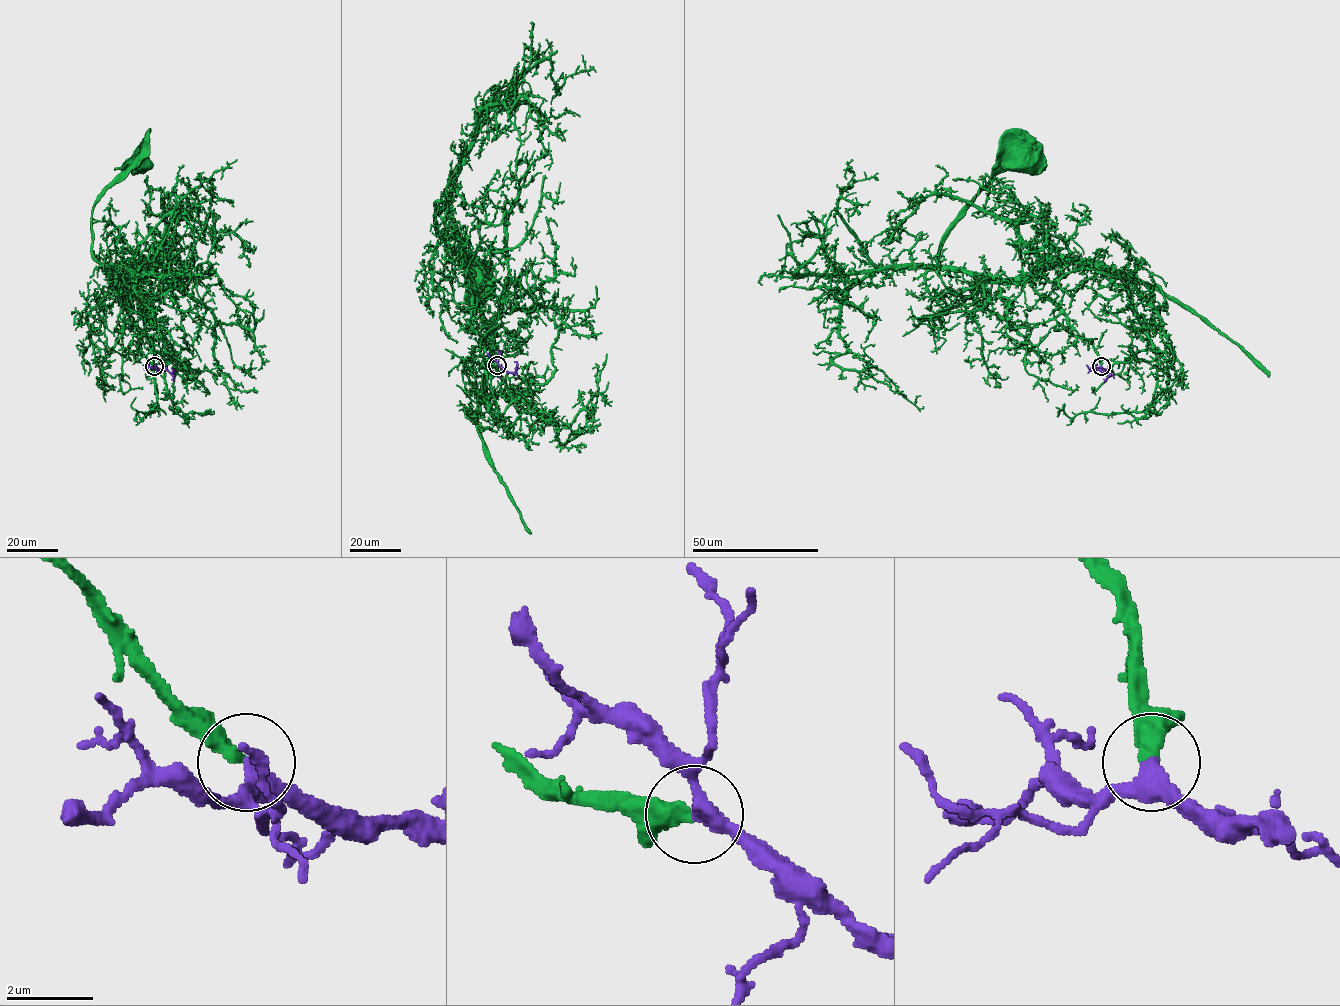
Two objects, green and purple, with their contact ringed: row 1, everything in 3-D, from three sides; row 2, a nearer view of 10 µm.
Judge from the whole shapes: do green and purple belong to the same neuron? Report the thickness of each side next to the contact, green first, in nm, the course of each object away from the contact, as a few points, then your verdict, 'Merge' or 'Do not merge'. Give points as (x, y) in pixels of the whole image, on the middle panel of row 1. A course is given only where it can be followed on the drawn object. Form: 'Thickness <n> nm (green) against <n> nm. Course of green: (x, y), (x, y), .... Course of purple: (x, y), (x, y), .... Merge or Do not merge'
Thickness 360 nm (green) against 360 nm. Course of green: (497, 364), (483, 357), (469, 322), (472, 284), (452, 213), (435, 202), (436, 230), (483, 289). Course of purple: (497, 364), (514, 372), (516, 367), (514, 361). Merge

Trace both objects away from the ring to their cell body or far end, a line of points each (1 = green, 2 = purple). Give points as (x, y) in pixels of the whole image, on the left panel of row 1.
1: (154, 365), (126, 308), (129, 281), (93, 258), (92, 246), (93, 205), (129, 166), (140, 163)
2: (154, 365), (171, 372), (173, 370), (171, 368)

